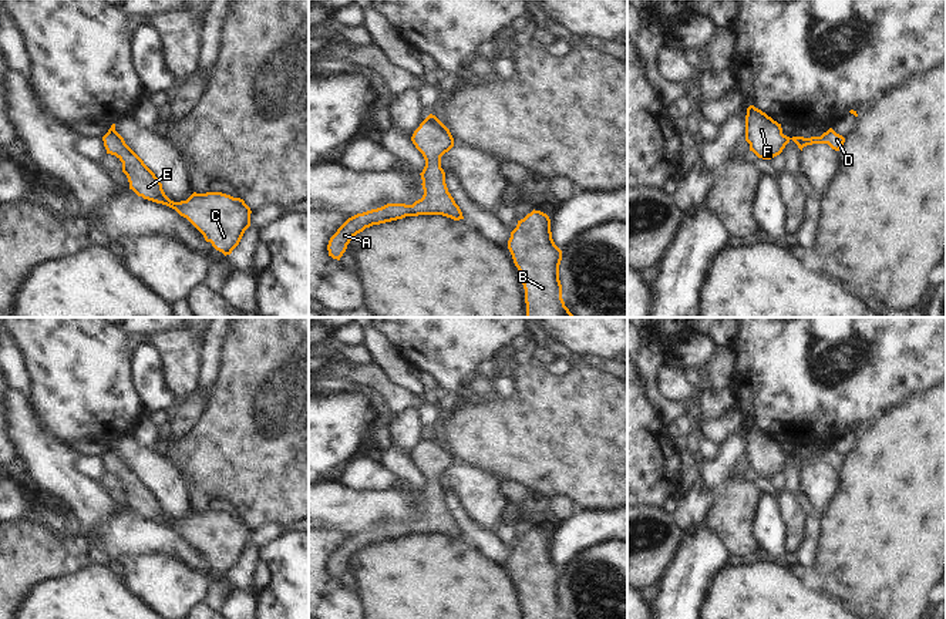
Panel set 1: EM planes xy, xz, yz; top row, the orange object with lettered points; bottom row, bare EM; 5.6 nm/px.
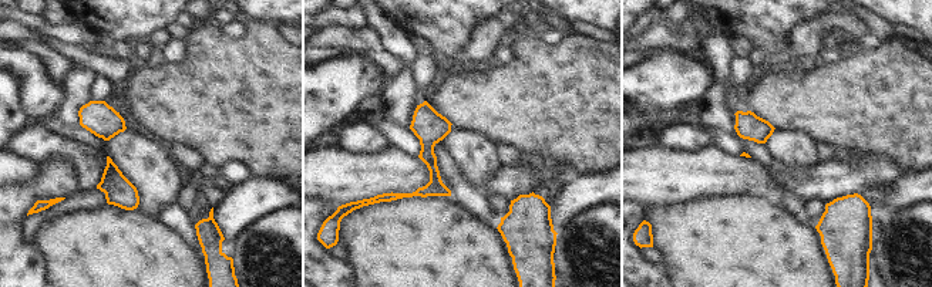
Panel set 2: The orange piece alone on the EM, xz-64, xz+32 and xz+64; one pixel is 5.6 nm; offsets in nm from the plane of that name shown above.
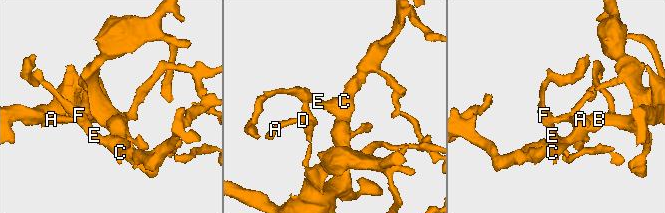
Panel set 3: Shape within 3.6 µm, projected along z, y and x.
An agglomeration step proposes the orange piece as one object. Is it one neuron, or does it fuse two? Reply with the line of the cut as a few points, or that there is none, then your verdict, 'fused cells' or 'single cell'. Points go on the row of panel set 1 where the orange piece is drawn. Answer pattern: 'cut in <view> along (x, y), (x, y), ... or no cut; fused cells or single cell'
no cut; single cell

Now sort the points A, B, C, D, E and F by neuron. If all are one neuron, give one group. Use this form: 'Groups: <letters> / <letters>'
Groups: A B C D E F.

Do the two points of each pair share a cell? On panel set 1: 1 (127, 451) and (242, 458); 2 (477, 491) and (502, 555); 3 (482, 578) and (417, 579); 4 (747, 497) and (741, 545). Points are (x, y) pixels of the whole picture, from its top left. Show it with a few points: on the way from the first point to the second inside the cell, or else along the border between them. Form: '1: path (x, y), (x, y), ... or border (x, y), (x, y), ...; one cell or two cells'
1: border (160, 446), (187, 480); two cells
2: border (464, 511), (477, 524), (492, 531); two cells
3: path (467, 579), (433, 579); one cell
4: path (741, 508), (741, 534); one cell

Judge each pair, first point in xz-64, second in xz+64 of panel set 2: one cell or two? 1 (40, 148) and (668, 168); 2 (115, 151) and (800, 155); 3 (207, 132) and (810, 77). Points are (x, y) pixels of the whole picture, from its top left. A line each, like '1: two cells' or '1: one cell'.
1: two cells
2: one cell
3: one cell

